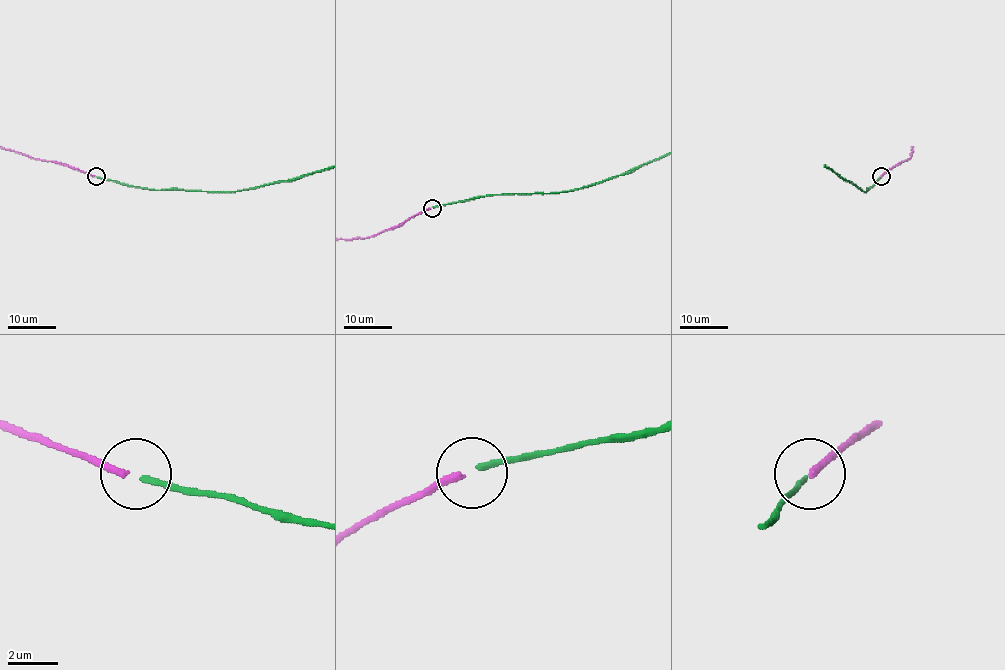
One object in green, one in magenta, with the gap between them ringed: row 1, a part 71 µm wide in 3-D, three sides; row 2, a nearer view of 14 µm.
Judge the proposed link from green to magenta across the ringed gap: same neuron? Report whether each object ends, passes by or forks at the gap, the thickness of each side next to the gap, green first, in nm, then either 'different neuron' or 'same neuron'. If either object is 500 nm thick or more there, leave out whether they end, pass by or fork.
green ends there; magenta ends there; 220 nm thick on the green side, 280 nm on the other; same neuron

